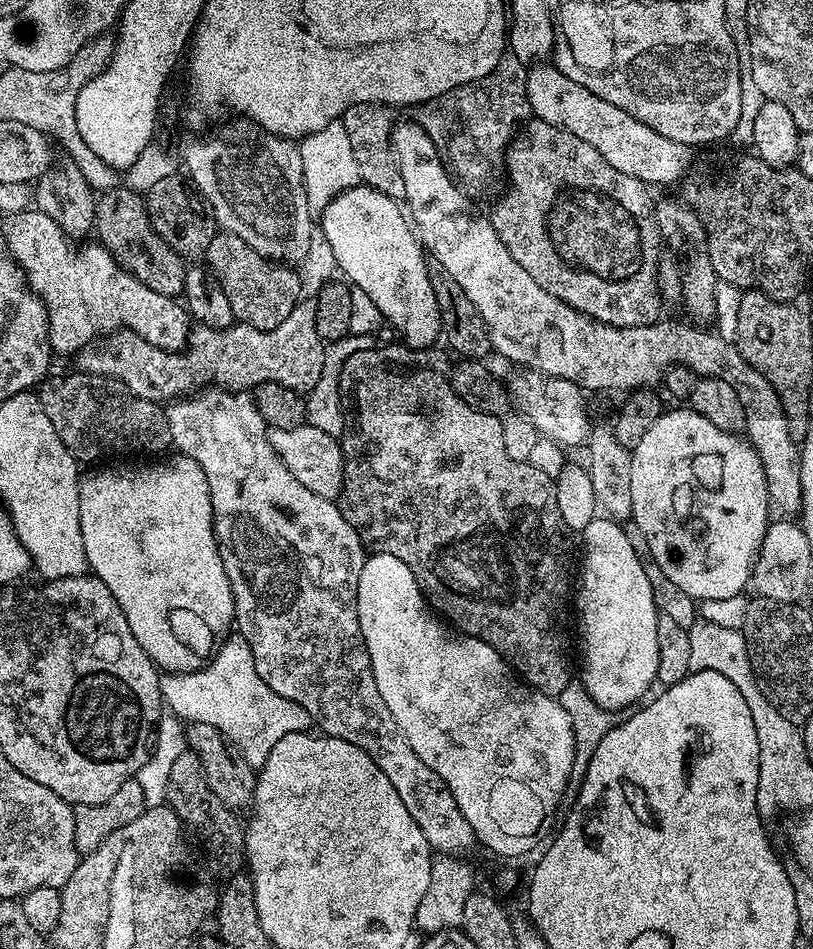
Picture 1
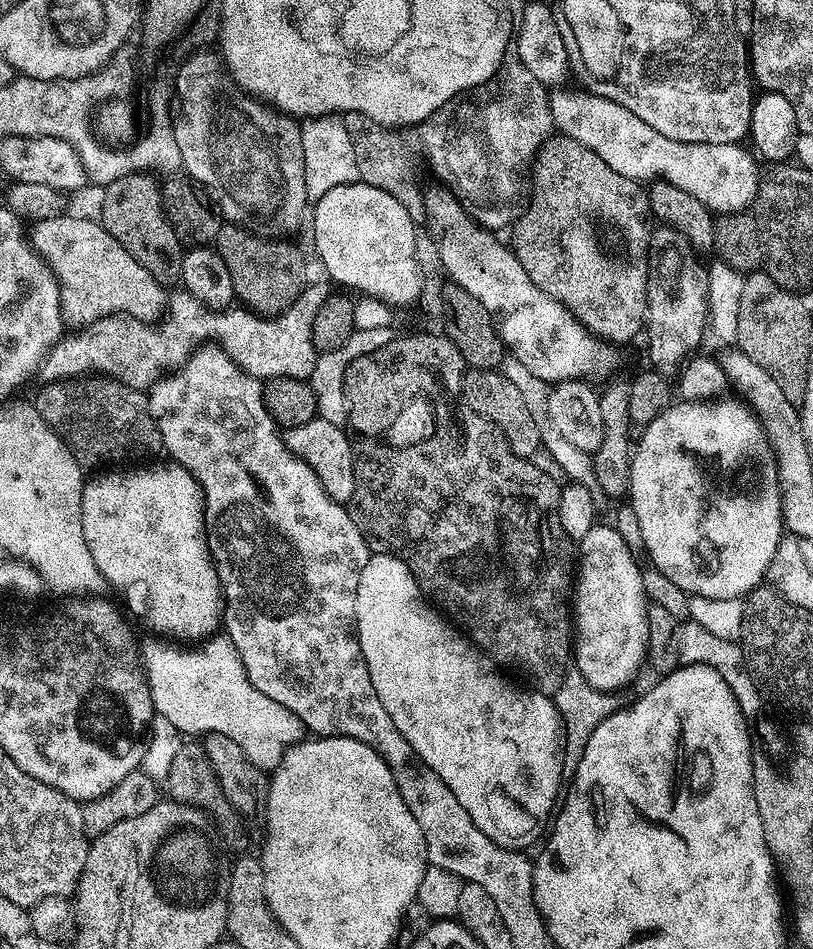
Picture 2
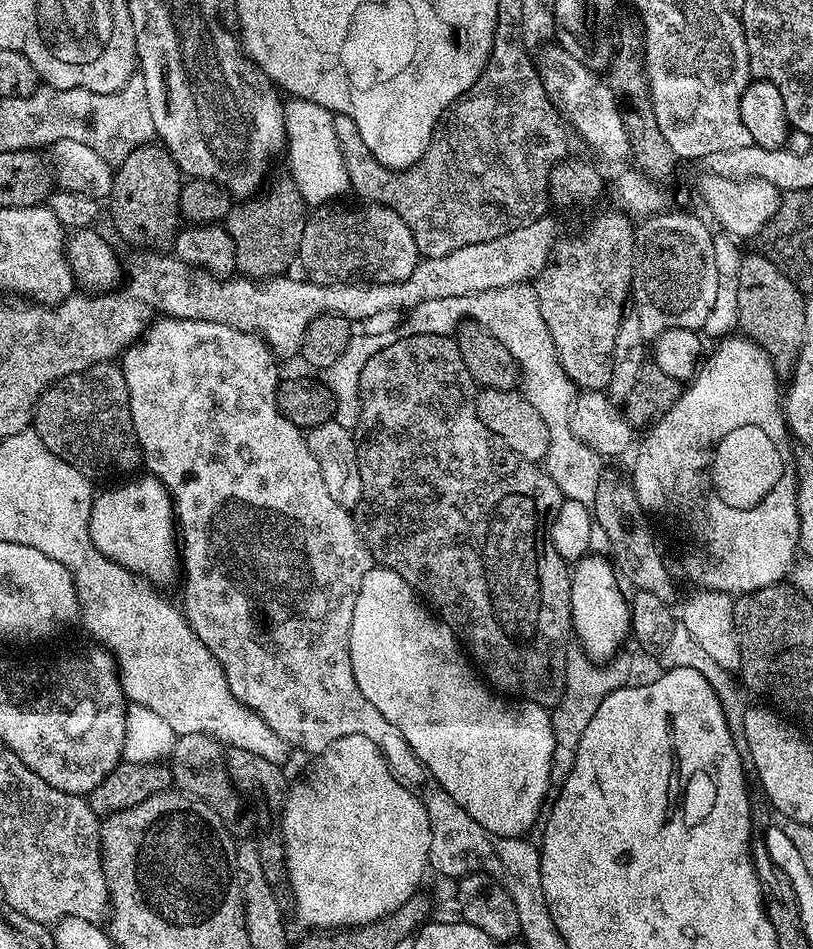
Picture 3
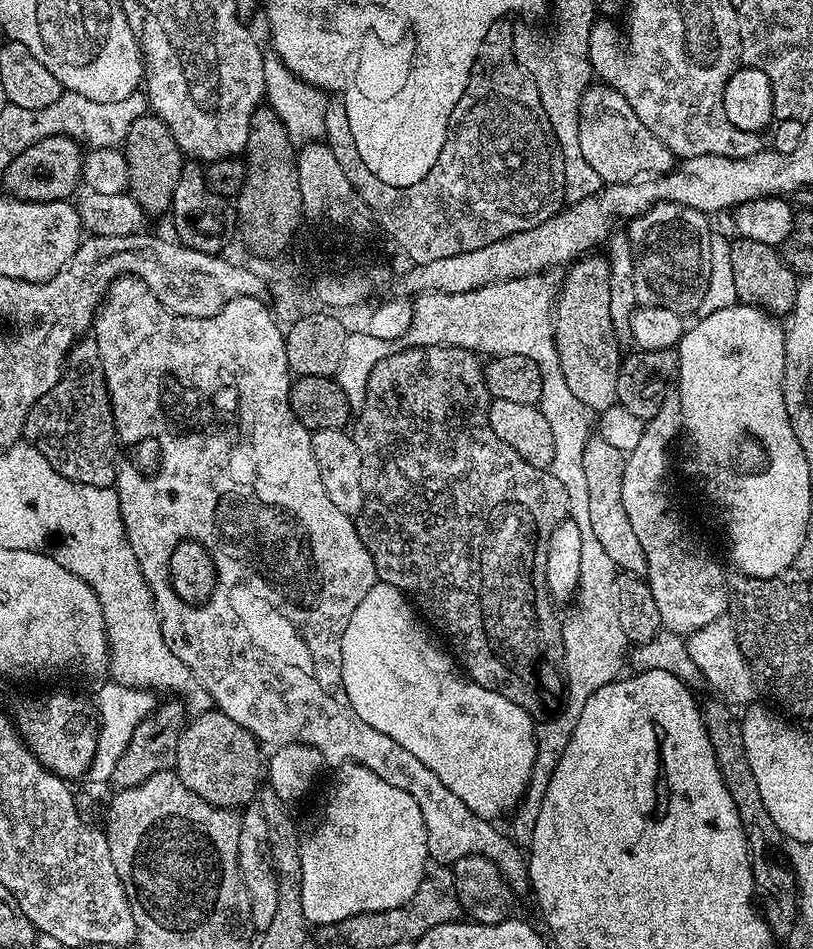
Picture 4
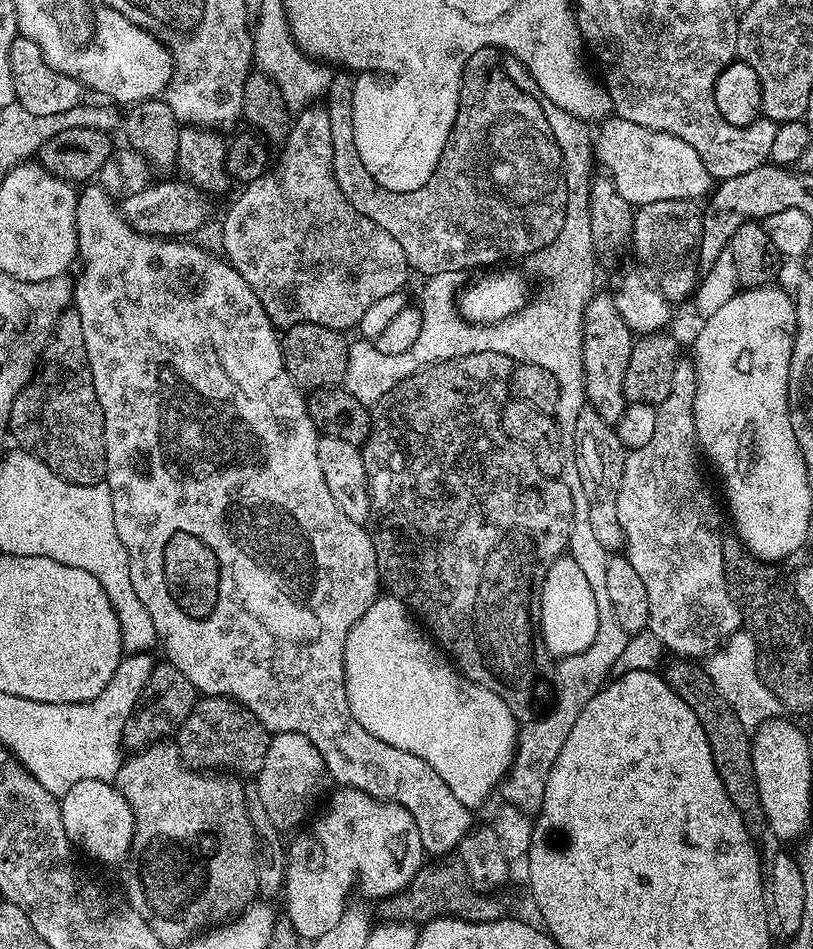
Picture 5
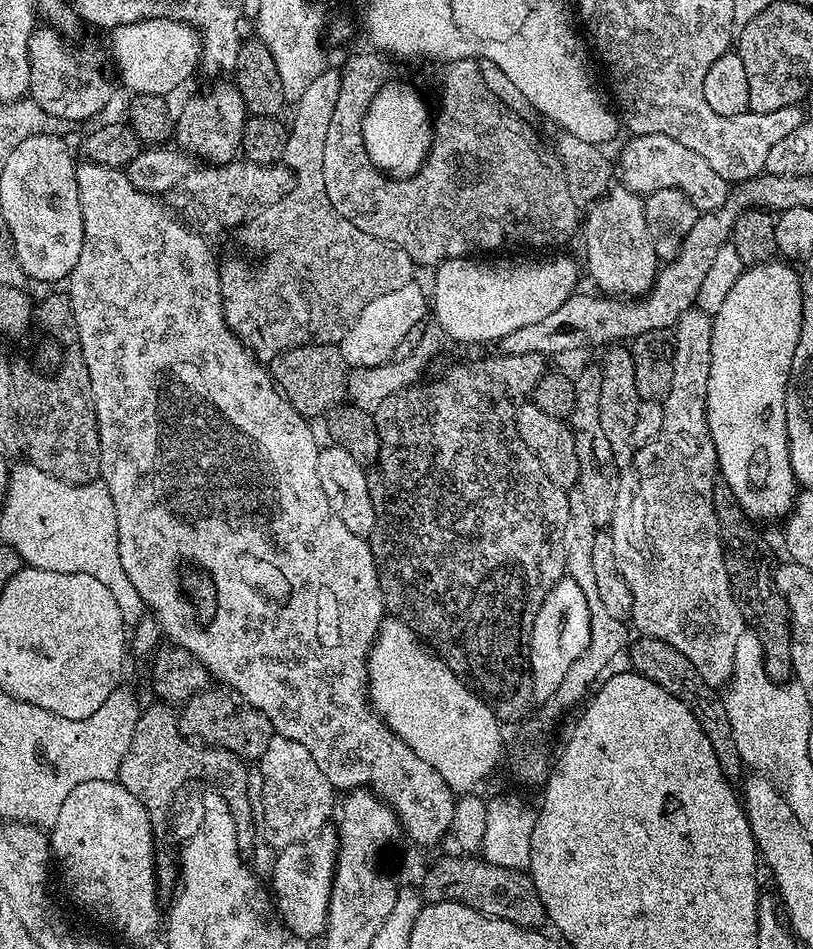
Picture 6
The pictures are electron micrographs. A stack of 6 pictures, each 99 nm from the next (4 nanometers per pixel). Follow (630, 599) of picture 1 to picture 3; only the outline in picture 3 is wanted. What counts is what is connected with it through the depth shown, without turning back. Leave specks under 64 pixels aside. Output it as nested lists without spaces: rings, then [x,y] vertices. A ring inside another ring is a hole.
[[[589,554],[575,561],[572,578],[572,629],[580,638],[579,647],[591,660],[608,662],[621,651],[624,639],[629,639],[632,609],[629,597],[620,589],[621,577],[613,561],[600,554]]]

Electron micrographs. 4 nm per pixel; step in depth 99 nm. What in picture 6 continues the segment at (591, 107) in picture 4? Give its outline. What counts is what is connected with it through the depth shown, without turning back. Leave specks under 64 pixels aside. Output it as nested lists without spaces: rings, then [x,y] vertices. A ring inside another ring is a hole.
[[[646,134],[645,136],[633,135],[632,141],[620,152],[618,160],[618,176],[622,179],[623,187],[637,194],[647,194],[658,190],[682,190],[694,202],[697,213],[713,212],[718,210],[728,197],[730,181],[722,178],[706,162],[682,146],[682,142],[674,142],[674,138],[666,138],[664,134]]]

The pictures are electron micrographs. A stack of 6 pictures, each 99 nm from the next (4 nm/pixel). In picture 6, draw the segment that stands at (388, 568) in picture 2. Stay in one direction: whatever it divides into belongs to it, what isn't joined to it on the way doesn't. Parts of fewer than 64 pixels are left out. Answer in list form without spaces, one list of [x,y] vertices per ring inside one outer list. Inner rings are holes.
[[[388,618],[380,625],[380,632],[372,644],[368,656],[368,699],[372,711],[388,725],[388,728],[422,758],[442,774],[442,782],[452,788],[453,793],[468,794],[496,768],[504,752],[504,736],[500,733],[501,721],[485,700],[480,699],[459,676],[444,665],[437,653],[433,652],[408,624]]]

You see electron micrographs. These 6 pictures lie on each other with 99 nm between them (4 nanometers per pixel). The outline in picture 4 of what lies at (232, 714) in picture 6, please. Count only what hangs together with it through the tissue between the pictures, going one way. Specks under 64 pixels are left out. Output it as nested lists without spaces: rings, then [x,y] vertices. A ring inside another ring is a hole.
[[[209,710],[193,715],[191,718],[193,720],[189,719],[180,729],[174,769],[176,776],[182,778],[184,785],[194,790],[198,798],[210,802],[215,808],[243,810],[249,807],[257,799],[258,789],[261,787],[260,778],[262,782],[262,760],[260,764],[262,745],[260,741],[254,734],[250,734],[250,730],[238,726],[234,718],[230,718],[222,711]]]

